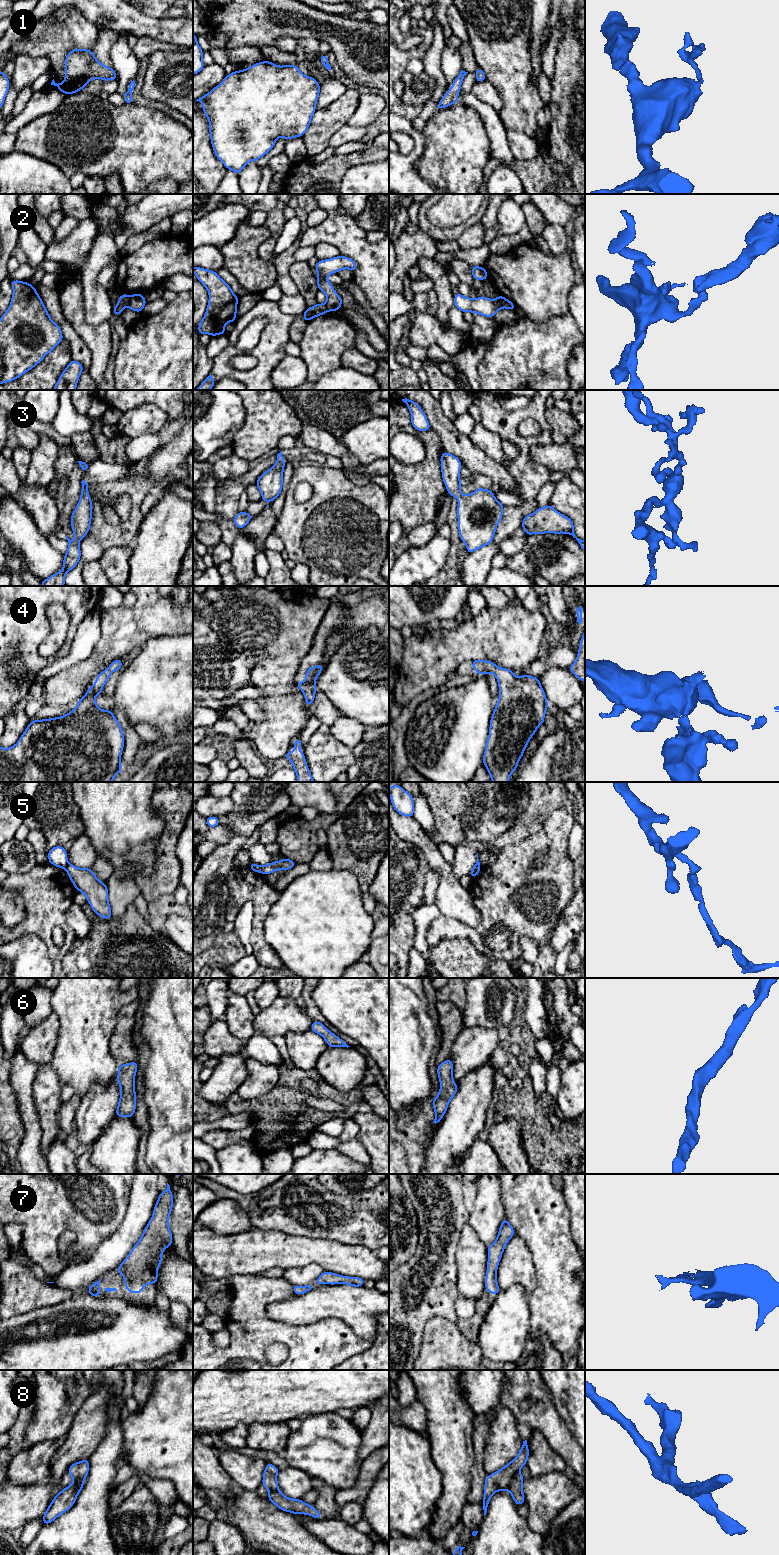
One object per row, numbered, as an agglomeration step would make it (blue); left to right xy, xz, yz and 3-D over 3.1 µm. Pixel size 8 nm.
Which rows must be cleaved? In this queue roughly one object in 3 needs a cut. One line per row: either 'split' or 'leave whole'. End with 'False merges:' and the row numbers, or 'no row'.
1: leave whole
2: split
3: leave whole
4: leave whole
5: split
6: leave whole
7: leave whole
8: split
False merges: 2, 5, 8

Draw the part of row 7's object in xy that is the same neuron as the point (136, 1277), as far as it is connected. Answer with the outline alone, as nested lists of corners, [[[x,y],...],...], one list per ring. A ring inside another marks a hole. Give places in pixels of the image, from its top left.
[[[170,1185],[159,1194],[153,1215],[139,1241],[115,1270],[124,1277],[127,1292],[141,1294],[147,1284],[156,1284],[163,1251],[172,1245],[169,1218],[173,1207]]]

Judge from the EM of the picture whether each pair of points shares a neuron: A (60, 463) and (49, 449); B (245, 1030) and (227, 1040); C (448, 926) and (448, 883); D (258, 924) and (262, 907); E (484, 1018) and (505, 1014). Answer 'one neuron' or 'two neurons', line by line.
A: two neurons
B: two neurons
C: two neurons
D: one neuron
E: one neuron

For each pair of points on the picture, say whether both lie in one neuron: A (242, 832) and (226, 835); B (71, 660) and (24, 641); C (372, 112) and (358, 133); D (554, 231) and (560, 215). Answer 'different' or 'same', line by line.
A: different
B: different
C: different
D: different

